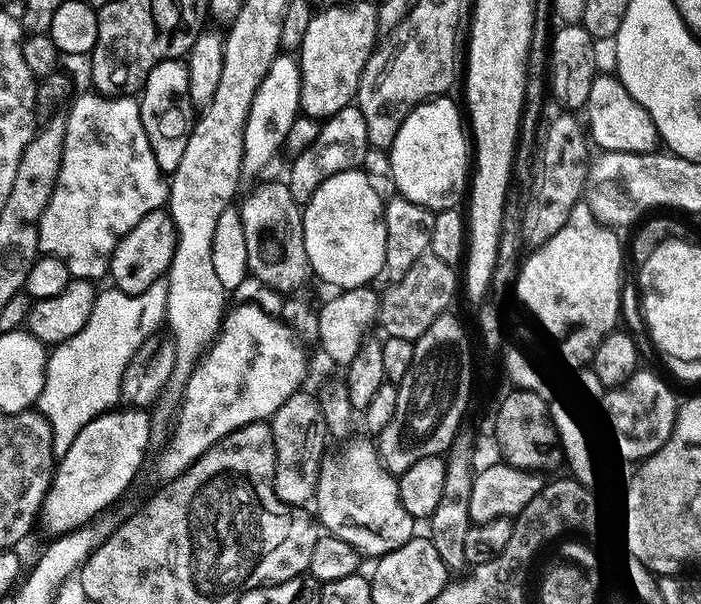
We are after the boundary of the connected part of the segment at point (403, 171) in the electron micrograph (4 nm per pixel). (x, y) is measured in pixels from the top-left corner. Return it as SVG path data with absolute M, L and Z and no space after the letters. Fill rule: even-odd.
M445 94L436 97L435 100L419 104L402 122L390 149L396 192L433 213L438 213L444 208L457 207L465 195L466 185L470 180L470 140L466 135L461 105L459 103L456 105L452 98L451 95Z

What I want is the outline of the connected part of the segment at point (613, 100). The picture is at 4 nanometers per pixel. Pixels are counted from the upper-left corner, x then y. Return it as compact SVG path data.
M597 74L594 86L590 86L590 98L586 105L586 128L590 140L597 149L607 152L655 152L661 143L658 130L650 114L632 97L615 74Z

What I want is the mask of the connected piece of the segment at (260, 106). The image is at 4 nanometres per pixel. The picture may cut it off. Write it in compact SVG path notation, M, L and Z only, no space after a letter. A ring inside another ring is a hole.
M279 53L255 90L243 128L243 162L241 171L248 177L258 173L283 147L290 126L299 115L300 67L299 61L289 53Z

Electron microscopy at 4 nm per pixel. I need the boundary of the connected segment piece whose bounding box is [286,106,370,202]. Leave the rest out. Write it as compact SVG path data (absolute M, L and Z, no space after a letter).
M349 106L338 110L338 114L328 117L320 126L318 138L310 147L295 153L292 169L288 172L286 183L290 194L298 202L306 202L330 178L339 172L345 172L351 168L359 169L364 163L366 154L370 150L368 135L366 134L366 118L362 118L362 110L355 106Z

